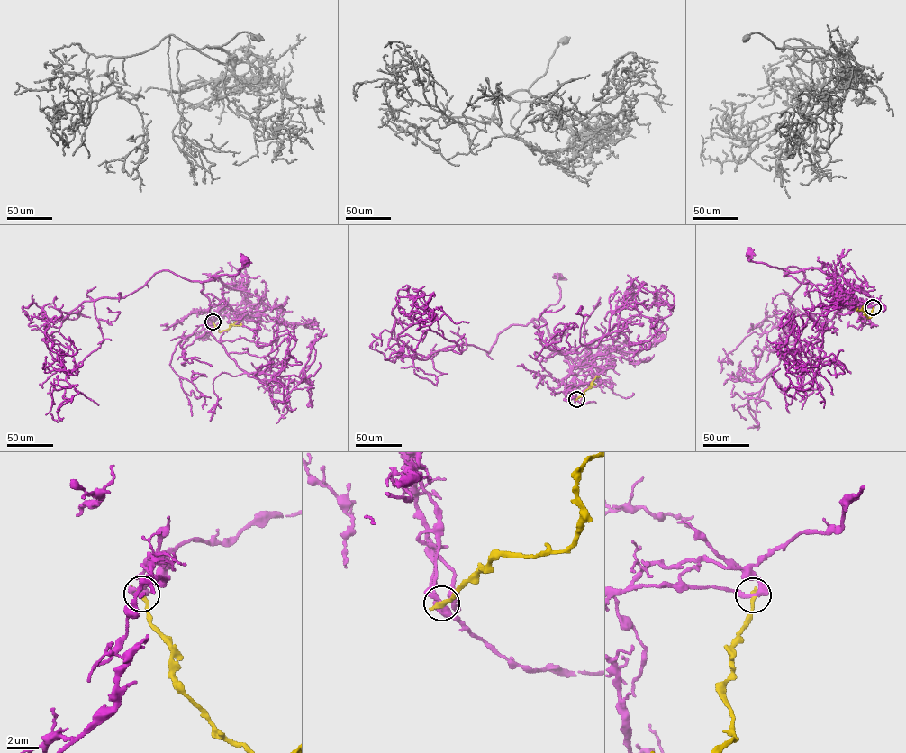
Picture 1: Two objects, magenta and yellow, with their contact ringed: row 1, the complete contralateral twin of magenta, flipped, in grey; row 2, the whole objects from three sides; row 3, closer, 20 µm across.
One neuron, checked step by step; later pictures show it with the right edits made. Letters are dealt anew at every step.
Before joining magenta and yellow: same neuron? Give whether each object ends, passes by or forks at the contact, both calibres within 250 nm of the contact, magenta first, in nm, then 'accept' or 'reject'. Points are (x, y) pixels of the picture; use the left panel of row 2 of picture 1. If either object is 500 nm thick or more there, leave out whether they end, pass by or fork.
magenta passes by; yellow ends; calibres 360 and 320 nm; reject

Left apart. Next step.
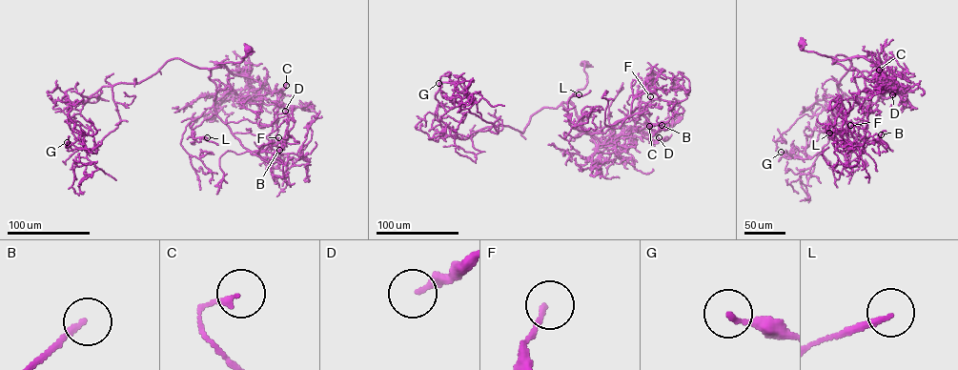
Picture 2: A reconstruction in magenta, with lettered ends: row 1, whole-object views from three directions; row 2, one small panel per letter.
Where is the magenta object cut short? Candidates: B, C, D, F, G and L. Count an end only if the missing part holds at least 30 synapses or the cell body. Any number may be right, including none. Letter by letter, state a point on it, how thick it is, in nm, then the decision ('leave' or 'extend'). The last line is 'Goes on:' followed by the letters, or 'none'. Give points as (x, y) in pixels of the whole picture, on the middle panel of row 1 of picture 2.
B: at (662, 125); 160 nm thick; leave
C: at (649, 126); 190 nm thick; leave
D: at (659, 137); 240 nm thick; leave
F: at (650, 96); 160 nm thick; leave
G: at (438, 83); 140 nm thick; leave
L: at (579, 94); 190 nm thick; leave
Goes on: none

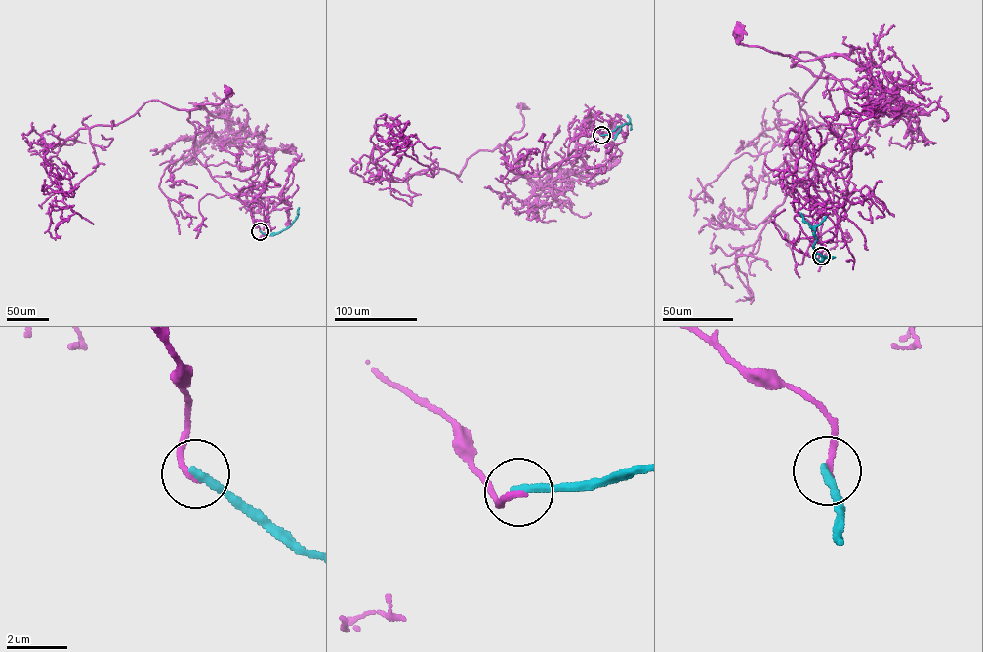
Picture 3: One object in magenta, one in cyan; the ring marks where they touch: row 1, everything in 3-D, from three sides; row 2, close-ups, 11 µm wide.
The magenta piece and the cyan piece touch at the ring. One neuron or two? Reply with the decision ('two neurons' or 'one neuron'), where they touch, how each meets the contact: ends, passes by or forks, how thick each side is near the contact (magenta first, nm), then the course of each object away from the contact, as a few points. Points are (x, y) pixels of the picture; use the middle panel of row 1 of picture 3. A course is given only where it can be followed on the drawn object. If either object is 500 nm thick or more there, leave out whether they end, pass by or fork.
two neurons; place (601, 135); magenta ends; cyan ends; calibres 240 and 280 nm; course magenta (601, 135), (573, 140), (567, 159), (535, 176), (511, 172), (499, 145), (510, 146), (521, 130), (522, 106); course cyan (601, 135), (628, 124), (628, 115)

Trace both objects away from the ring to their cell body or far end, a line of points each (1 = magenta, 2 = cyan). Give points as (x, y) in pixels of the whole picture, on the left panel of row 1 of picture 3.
1: (260, 231), (248, 207), (223, 190), (192, 147), (195, 129), (188, 110), (220, 103), (228, 90)
2: (260, 231), (273, 235), (288, 227), (298, 214), (299, 207)

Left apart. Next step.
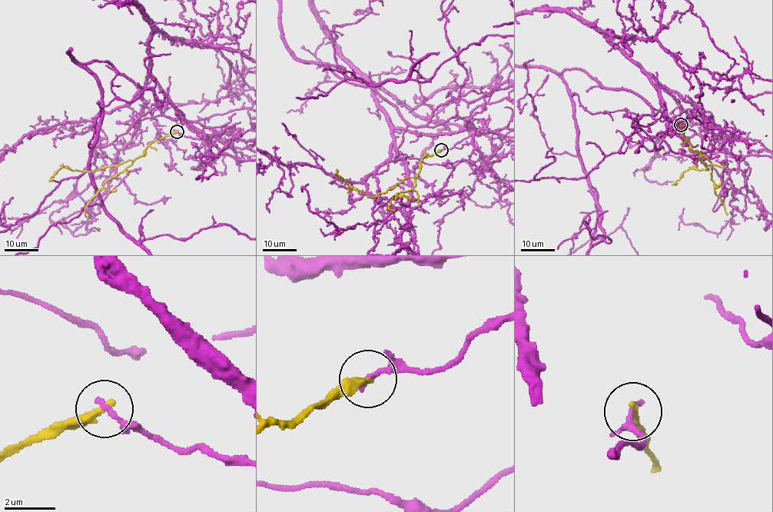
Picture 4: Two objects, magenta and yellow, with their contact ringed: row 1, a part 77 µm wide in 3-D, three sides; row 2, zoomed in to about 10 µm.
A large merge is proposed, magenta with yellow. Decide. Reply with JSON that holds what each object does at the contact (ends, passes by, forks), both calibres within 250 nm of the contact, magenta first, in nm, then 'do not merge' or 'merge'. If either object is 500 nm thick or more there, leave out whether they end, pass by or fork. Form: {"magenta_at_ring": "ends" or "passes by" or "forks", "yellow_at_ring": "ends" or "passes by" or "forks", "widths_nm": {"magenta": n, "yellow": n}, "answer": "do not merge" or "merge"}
{"magenta_at_ring": "ends", "yellow_at_ring": "ends", "widths_nm": {"magenta": 240, "yellow": 340}, "answer": "do not merge"}

